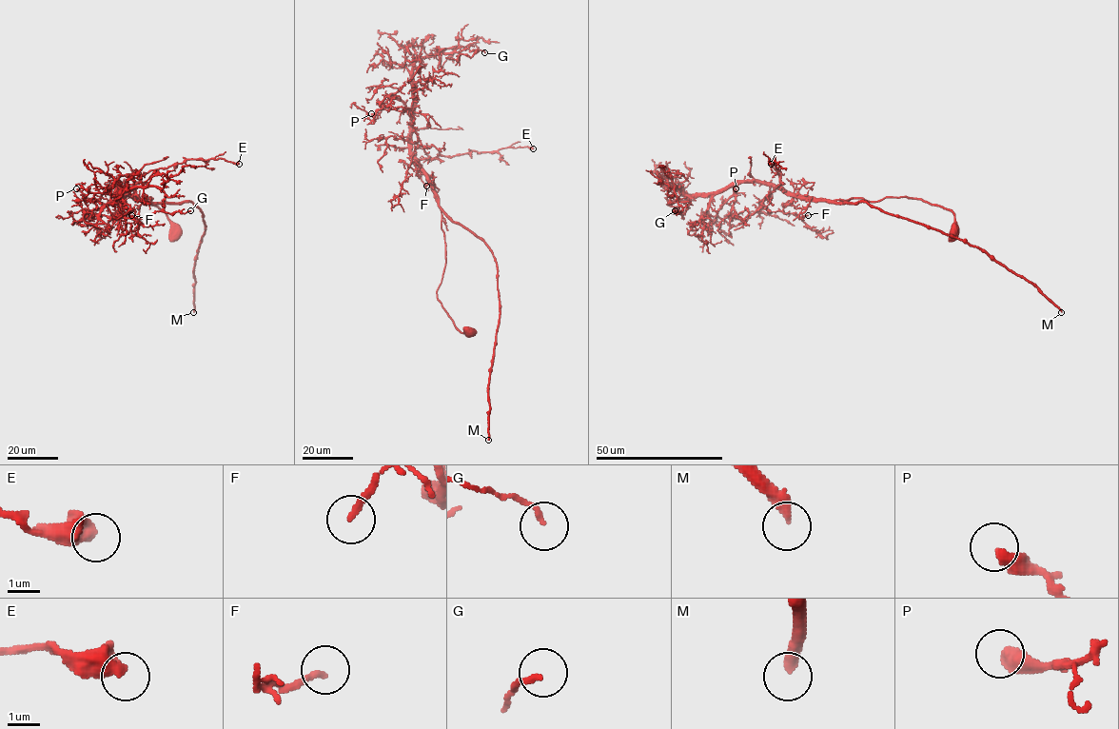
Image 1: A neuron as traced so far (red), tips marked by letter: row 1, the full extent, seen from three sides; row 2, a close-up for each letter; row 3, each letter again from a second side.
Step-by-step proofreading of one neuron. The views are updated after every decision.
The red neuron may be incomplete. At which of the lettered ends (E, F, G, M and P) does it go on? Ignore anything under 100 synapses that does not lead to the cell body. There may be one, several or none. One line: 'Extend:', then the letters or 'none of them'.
Extend: M

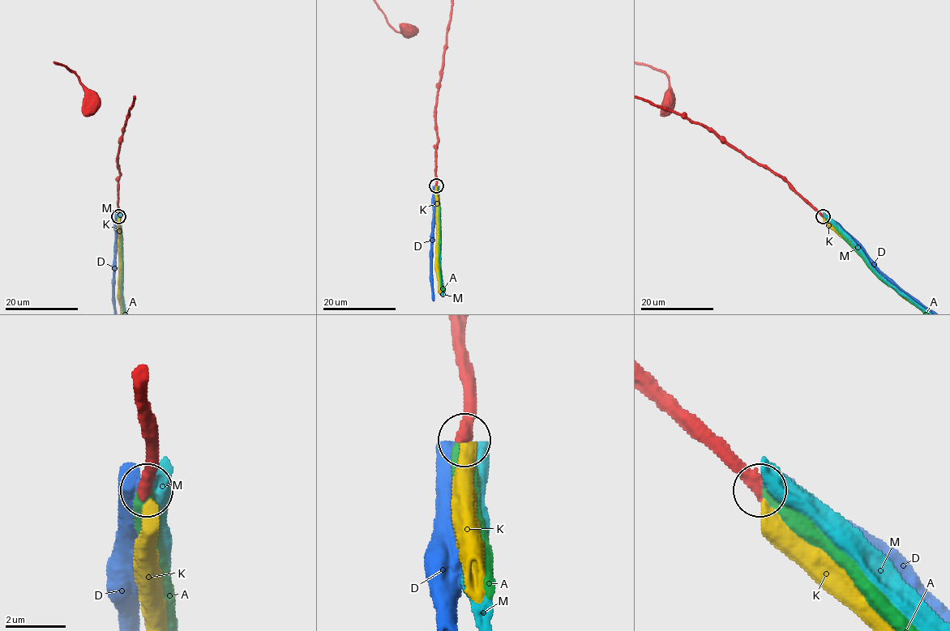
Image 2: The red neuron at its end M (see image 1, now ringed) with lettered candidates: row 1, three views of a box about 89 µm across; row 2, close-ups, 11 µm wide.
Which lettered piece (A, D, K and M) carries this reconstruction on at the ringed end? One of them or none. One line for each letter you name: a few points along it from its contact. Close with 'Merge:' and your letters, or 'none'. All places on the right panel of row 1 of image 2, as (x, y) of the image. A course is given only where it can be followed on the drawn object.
Merge: A

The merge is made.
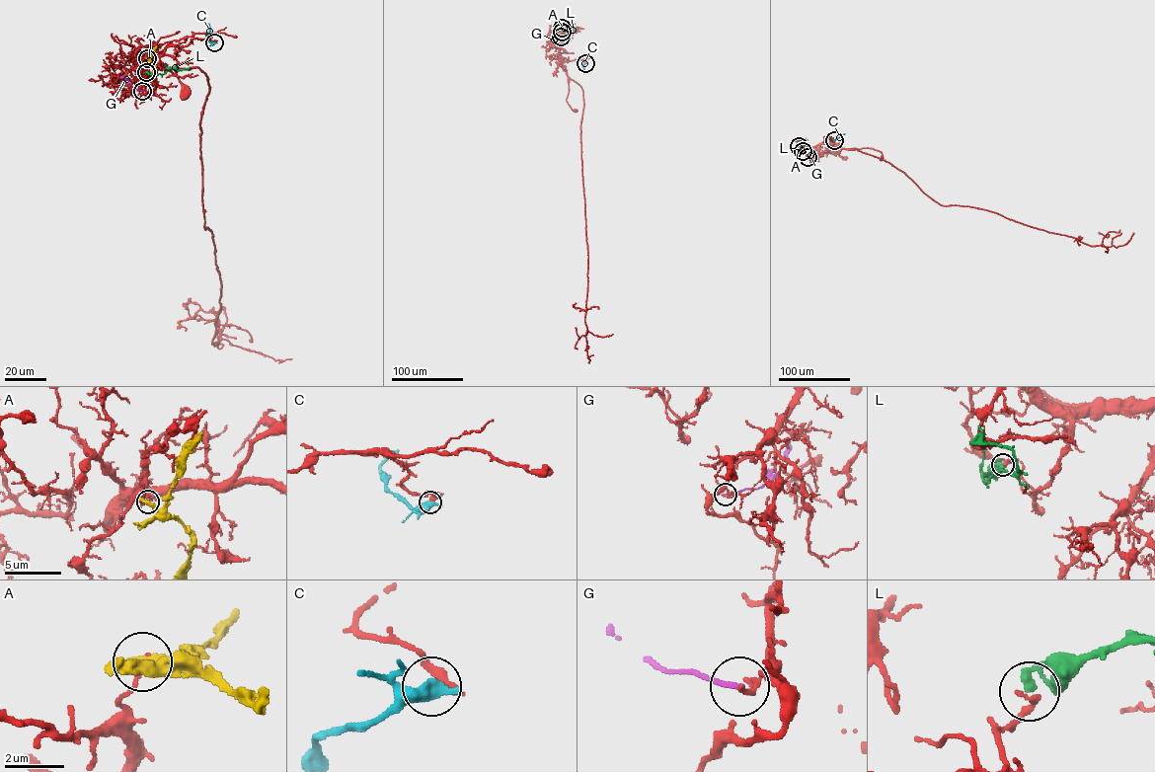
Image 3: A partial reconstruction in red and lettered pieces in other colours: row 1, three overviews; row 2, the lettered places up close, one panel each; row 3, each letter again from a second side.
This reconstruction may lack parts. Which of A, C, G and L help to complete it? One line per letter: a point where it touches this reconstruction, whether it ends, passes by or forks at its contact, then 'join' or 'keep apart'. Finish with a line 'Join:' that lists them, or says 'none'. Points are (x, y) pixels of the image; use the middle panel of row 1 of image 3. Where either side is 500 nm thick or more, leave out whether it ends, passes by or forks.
A: meets red at (562, 28); it ends there; keep apart
C: meets red at (585, 63); keep apart
G: meets red at (561, 37); it ends there; keep apart
L: meets red at (562, 32); it passes by; keep apart
Join: none

